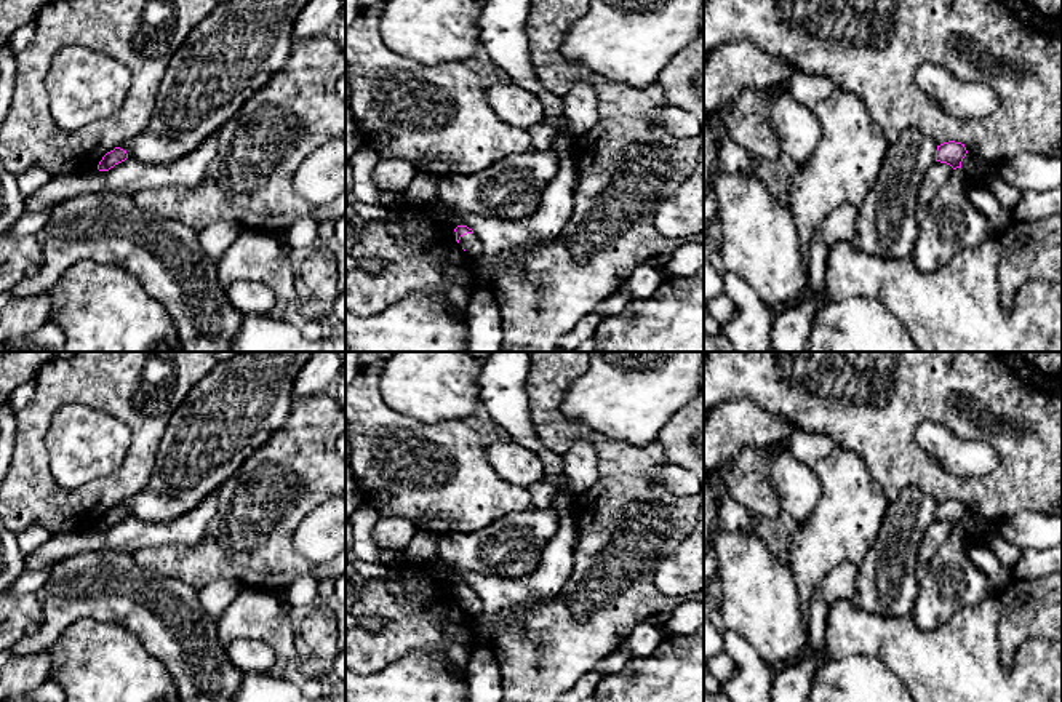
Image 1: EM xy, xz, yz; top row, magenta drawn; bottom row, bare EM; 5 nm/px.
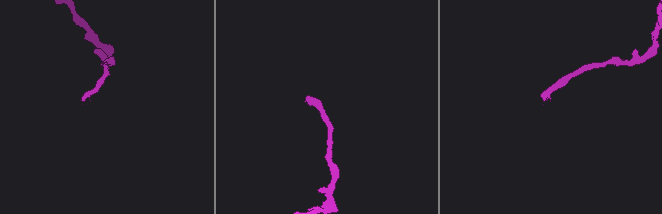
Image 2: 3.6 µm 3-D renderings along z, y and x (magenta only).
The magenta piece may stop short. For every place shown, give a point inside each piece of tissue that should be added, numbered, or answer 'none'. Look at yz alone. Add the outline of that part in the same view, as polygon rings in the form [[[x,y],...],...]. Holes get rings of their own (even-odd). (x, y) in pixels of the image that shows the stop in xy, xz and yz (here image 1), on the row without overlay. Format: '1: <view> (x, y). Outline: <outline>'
1: yz (950, 581). Outline: [[[956,526],[932,560],[920,569],[912,616],[923,632],[993,593],[990,579],[968,558],[966,539],[968,534]]]

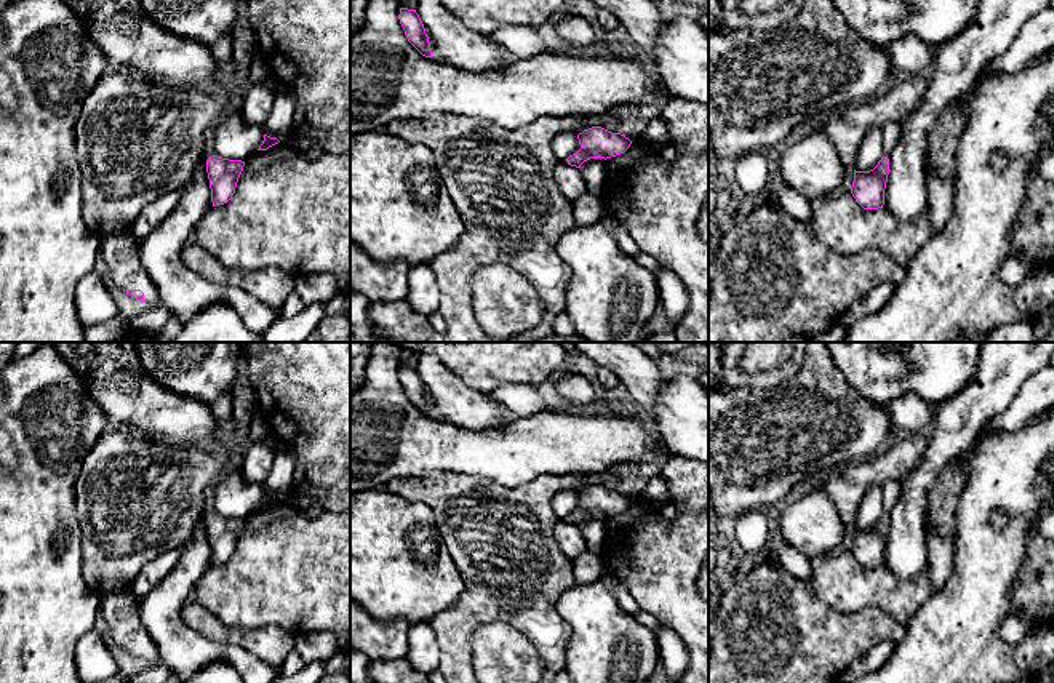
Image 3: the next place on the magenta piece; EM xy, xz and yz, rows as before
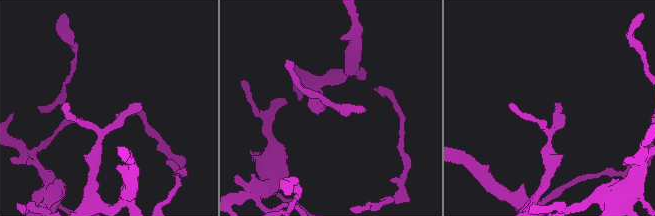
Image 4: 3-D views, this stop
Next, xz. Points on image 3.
none

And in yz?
1: yz (891, 490). Outline: [[[888,480],[883,485],[883,494],[884,494],[884,513],[886,517],[889,517],[889,512],[892,509],[892,505],[897,502],[899,494],[900,494],[900,485],[896,480]]]

